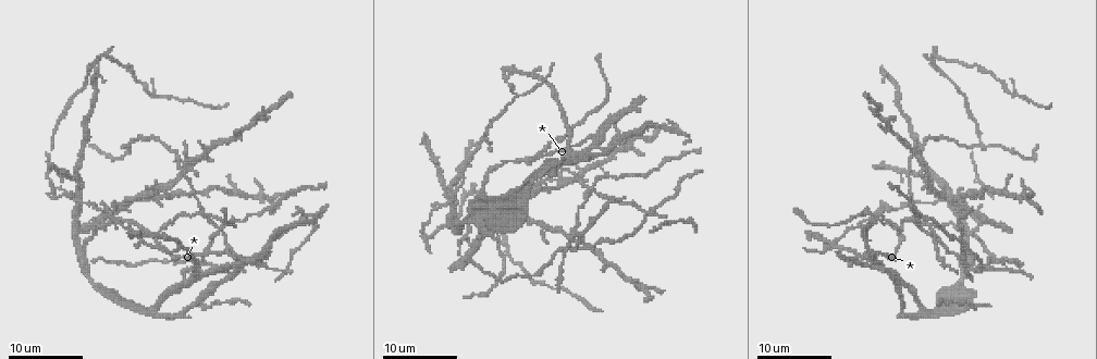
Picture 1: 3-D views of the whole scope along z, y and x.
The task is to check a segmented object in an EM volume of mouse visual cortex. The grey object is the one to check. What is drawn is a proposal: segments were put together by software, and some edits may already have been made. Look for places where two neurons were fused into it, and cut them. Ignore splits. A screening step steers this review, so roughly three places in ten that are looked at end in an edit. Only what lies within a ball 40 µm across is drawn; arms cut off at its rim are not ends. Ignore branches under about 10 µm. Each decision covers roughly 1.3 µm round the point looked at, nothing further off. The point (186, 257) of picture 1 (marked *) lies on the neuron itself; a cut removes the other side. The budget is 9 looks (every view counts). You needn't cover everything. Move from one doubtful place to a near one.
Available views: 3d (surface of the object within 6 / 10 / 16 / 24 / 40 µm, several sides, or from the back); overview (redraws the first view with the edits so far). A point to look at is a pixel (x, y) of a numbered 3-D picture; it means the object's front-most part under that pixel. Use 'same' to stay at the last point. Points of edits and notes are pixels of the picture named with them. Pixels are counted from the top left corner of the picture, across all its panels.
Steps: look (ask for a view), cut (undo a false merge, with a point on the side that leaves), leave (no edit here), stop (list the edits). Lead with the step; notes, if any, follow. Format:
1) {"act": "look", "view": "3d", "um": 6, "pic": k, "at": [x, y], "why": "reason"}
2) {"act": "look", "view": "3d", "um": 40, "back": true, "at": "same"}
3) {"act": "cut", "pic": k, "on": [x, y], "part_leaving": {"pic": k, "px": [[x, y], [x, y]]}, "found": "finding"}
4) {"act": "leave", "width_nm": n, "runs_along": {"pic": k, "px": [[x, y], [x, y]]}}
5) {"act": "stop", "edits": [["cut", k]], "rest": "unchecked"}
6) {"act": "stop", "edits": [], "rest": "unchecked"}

{"act": "look", "view": "3d", "um": 16, "pic": 1, "at": [898, 234], "why": "three arms meet"}

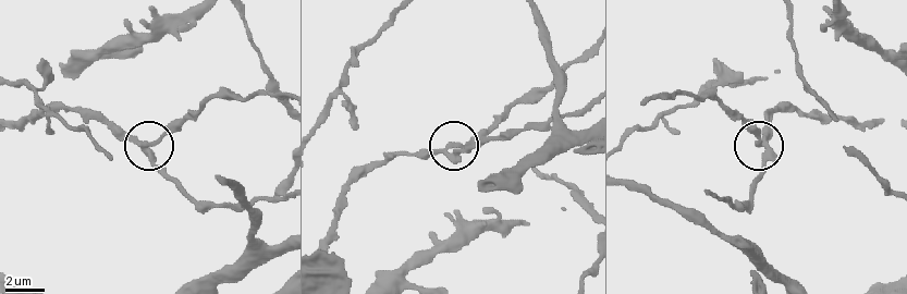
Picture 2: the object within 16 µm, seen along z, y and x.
{"act": "look", "view": "3d", "um": 16, "back": true, "pic": 2, "at": [756, 144], "why": "from behind"}

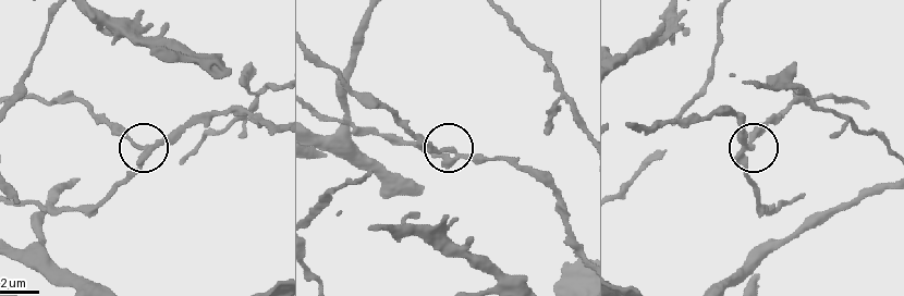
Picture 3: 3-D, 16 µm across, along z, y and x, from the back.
{"act": "leave", "width_nm": 230, "found": "continuous, no second neuron"}

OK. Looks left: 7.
{"act": "look", "view": "3d", "um": 10, "pic": 1, "at": [595, 190]}

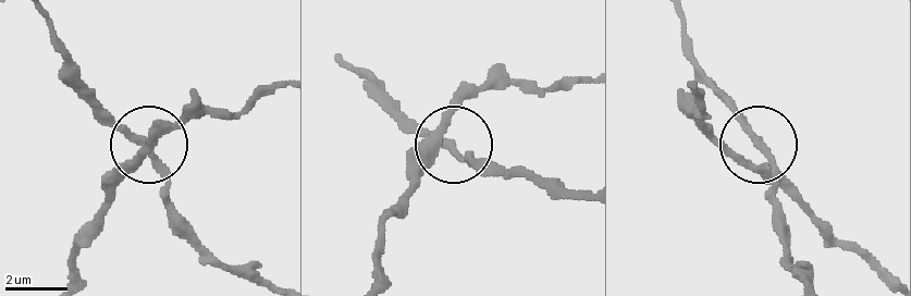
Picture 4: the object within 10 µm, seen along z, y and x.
{"act": "look", "view": "3d", "um": 6, "pic": 4, "at": [453, 148]}

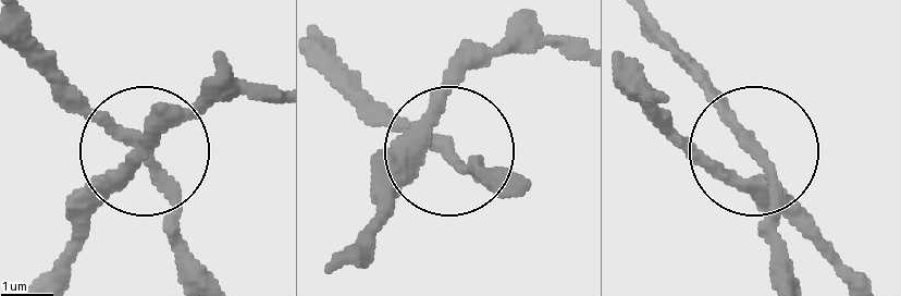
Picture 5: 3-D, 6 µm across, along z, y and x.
{"act": "leave", "runs_along": {"pic": 5, "px": [[840, 278], [750, 186], [750, 157], [775, 199], [775, 278]]}, "found": "all the same neuron"}

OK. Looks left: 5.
{"act": "look", "view": "3d", "um": 10, "pic": 1, "at": [193, 164]}

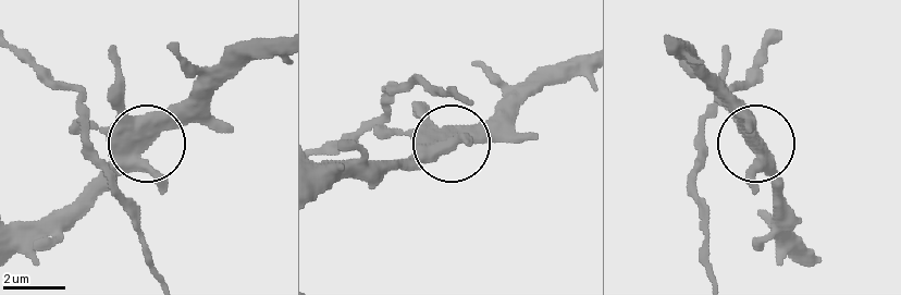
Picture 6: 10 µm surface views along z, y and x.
{"act": "leave", "side_arm_um": 19, "found": "continuous, no second neuron"}

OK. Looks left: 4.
{"act": "look", "view": "3d", "um": 10, "pic": 1, "at": [76, 195], "why": "looks like a crossing"}

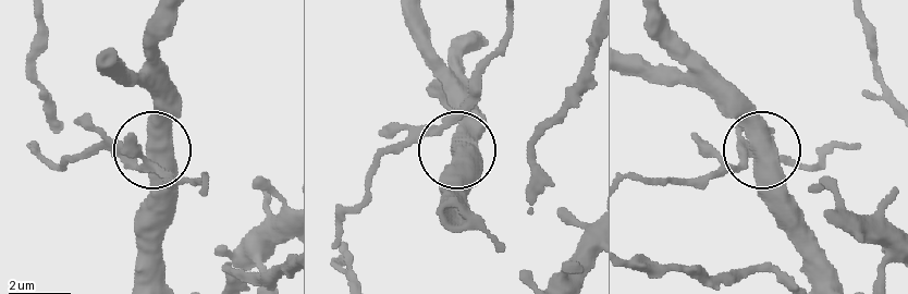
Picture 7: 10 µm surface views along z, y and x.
{"act": "look", "view": "3d", "um": 6, "pic": 7, "at": [154, 151]}

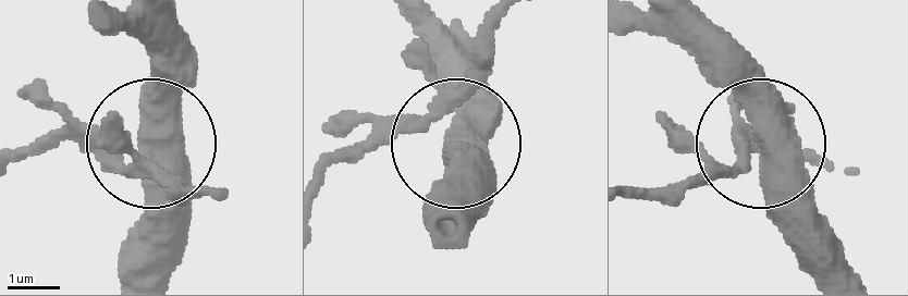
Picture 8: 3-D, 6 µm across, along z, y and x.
{"act": "leave", "runs_along": {"pic": 8, "px": [[850, 271], [768, 142], [760, 76], [716, 28]]}, "found": "continuous, no second neuron"}

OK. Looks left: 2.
{"act": "stop", "edits": [], "rest": "unchecked"}

